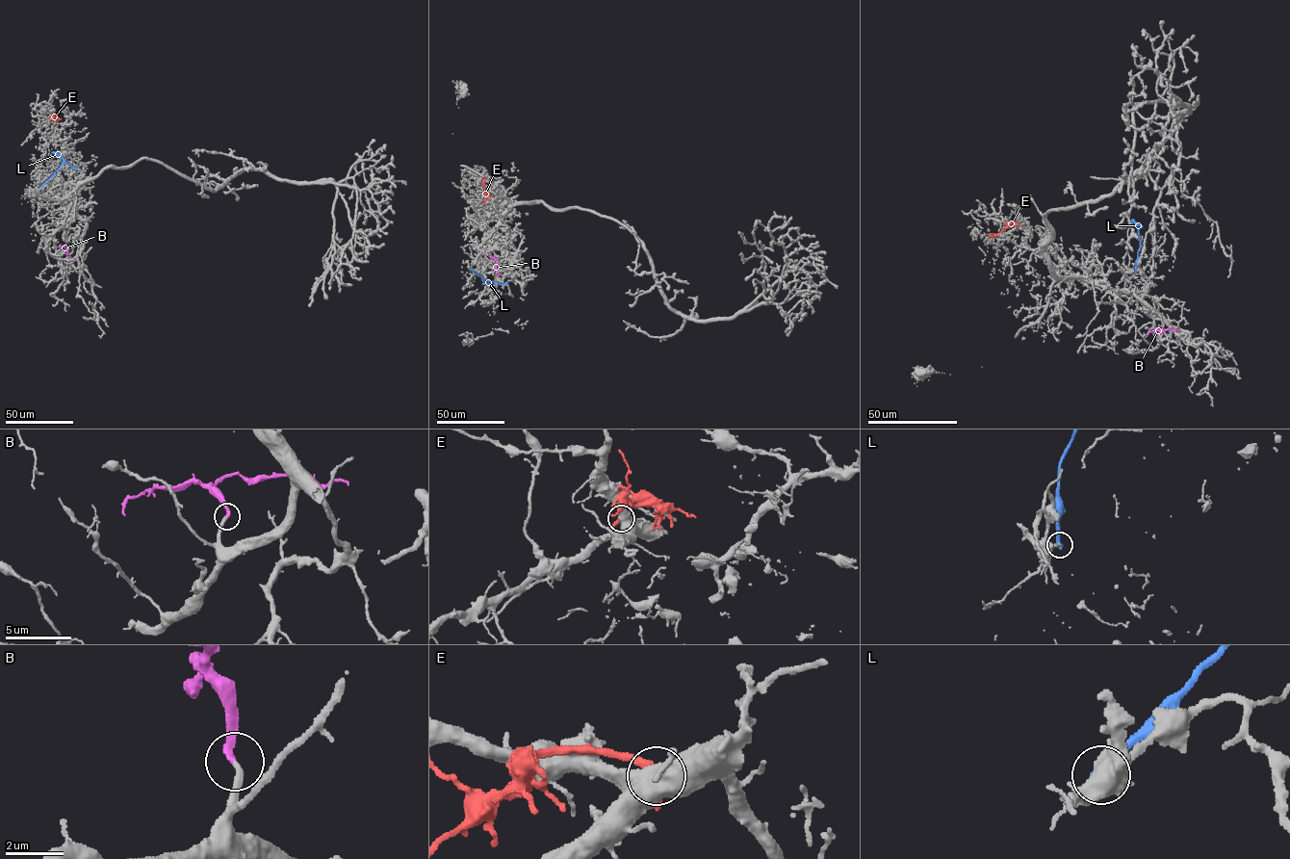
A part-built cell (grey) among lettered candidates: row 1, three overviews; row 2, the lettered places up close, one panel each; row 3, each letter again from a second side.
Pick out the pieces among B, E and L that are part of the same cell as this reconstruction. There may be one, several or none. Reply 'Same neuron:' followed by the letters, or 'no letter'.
Same neuron: B

